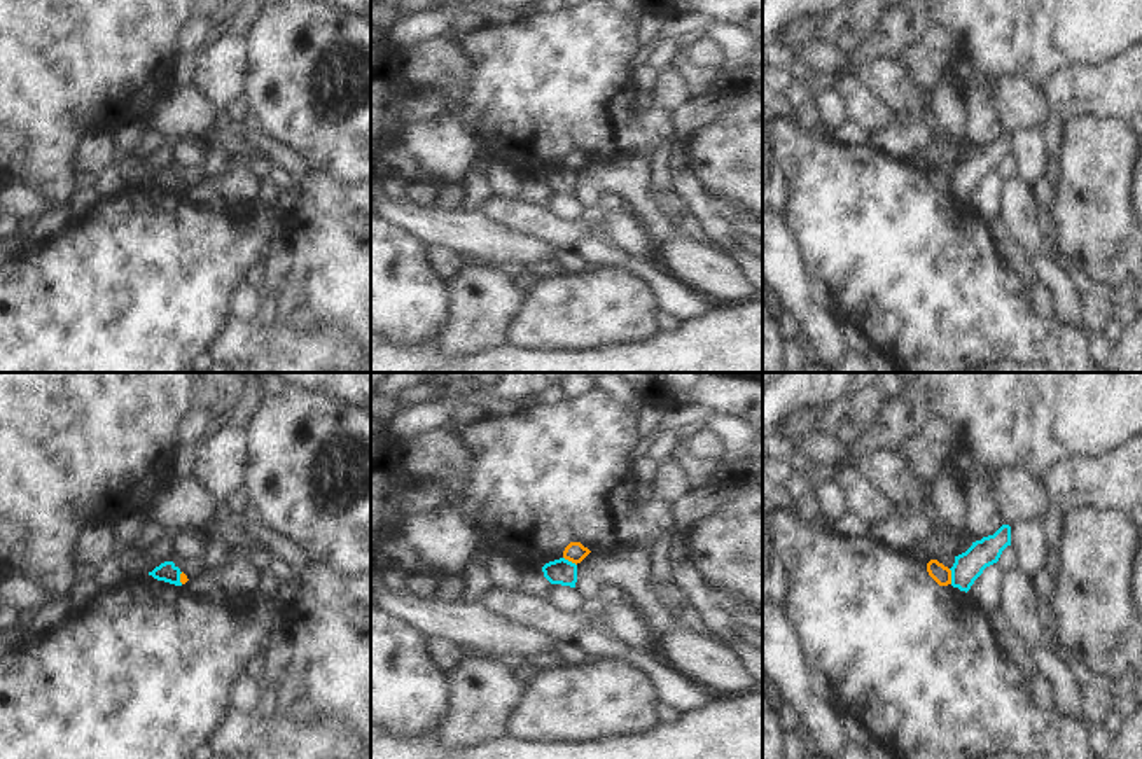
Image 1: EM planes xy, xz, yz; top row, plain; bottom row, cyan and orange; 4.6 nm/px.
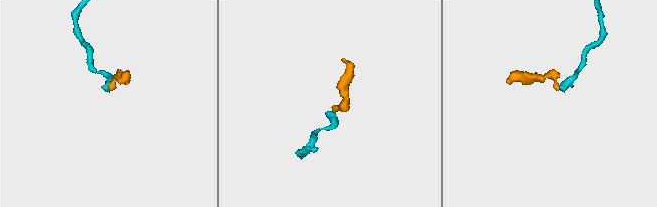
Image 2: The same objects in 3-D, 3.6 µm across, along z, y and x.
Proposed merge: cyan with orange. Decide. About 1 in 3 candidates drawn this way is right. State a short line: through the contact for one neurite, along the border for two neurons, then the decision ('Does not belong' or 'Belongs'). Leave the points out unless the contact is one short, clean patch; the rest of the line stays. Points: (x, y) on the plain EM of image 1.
Line: yz (948, 177), (952, 191). Does not belong

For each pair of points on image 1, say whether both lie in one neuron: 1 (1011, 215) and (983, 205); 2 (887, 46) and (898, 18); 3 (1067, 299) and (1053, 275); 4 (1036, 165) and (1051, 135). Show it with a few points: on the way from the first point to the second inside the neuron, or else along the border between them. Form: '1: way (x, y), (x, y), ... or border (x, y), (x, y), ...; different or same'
1: border (1004, 182), (999, 217); different
2: way (889, 39), (898, 30), (898, 25); same
3: way (1065, 294), (1057, 280); same
4: border (1041, 128), (1050, 156); different

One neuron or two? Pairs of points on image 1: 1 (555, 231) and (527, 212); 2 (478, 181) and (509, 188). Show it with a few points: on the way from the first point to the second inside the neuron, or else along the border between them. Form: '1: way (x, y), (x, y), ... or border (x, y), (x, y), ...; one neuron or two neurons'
1: way (548, 228), (534, 219); one neuron
2: way (485, 181), (502, 181); one neuron

